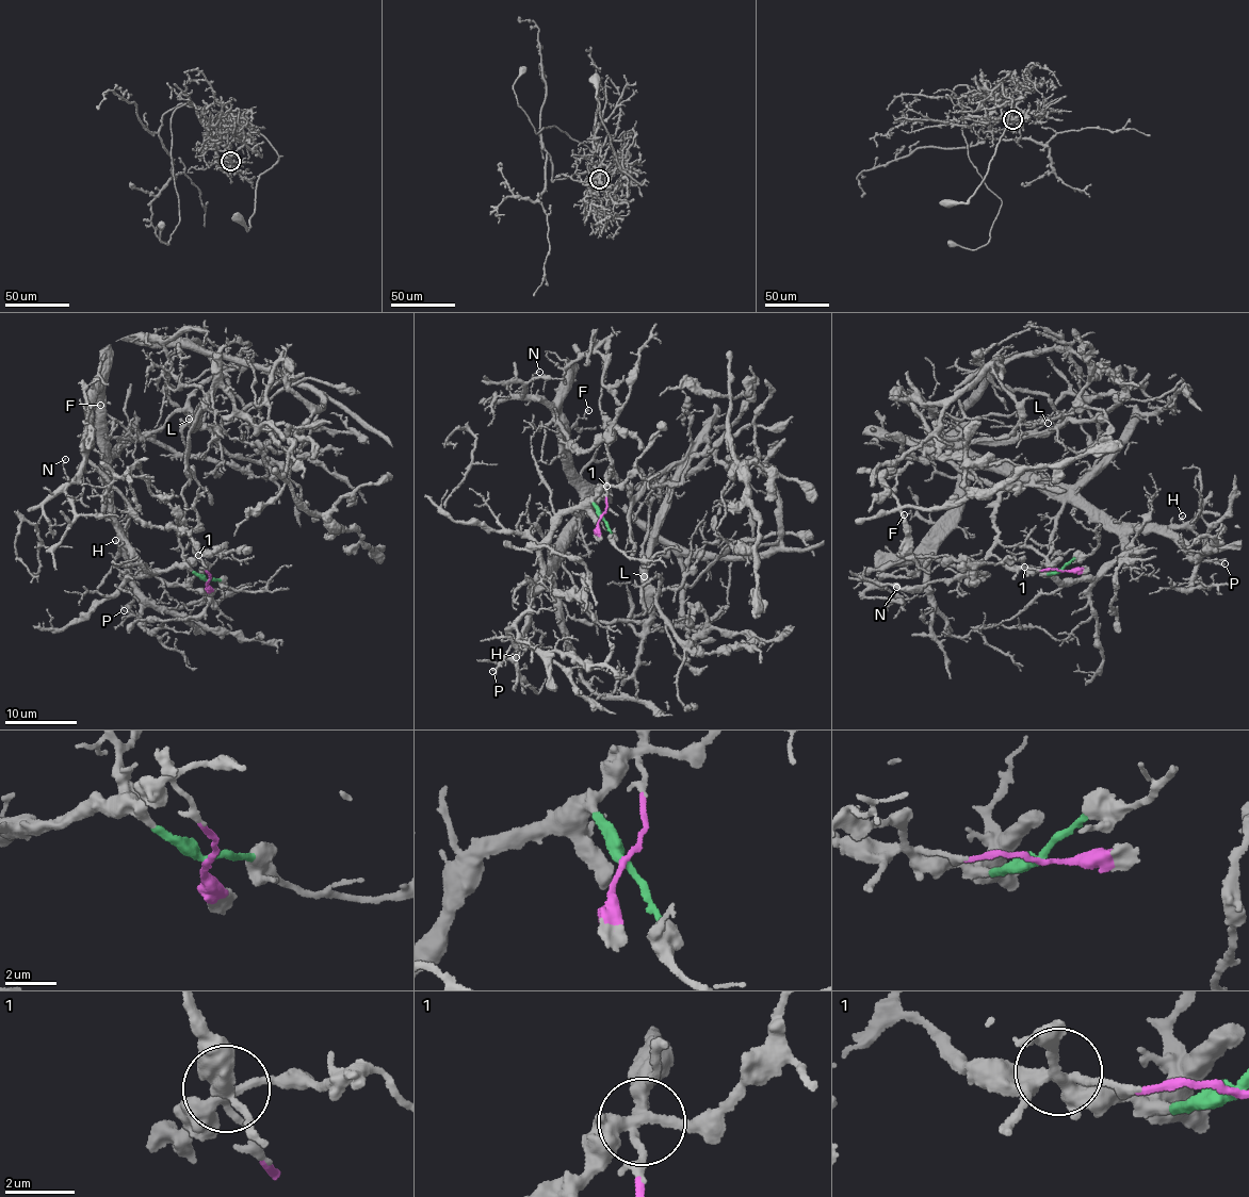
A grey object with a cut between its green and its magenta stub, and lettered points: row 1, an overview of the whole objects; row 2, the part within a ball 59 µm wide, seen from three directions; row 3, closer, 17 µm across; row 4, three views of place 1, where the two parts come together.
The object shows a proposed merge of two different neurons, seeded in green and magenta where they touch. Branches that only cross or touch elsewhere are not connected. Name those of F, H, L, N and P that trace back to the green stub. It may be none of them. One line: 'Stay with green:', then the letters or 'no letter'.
Stay with green: F, H, N, P

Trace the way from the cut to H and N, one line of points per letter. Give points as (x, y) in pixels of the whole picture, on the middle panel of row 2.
H: (600, 515), (590, 503), (566, 509), (546, 538), (540, 551), (545, 570), (516, 657)
N: (600, 515), (590, 503), (566, 509), (531, 589), (581, 507), (552, 411), (532, 394), (539, 371)

